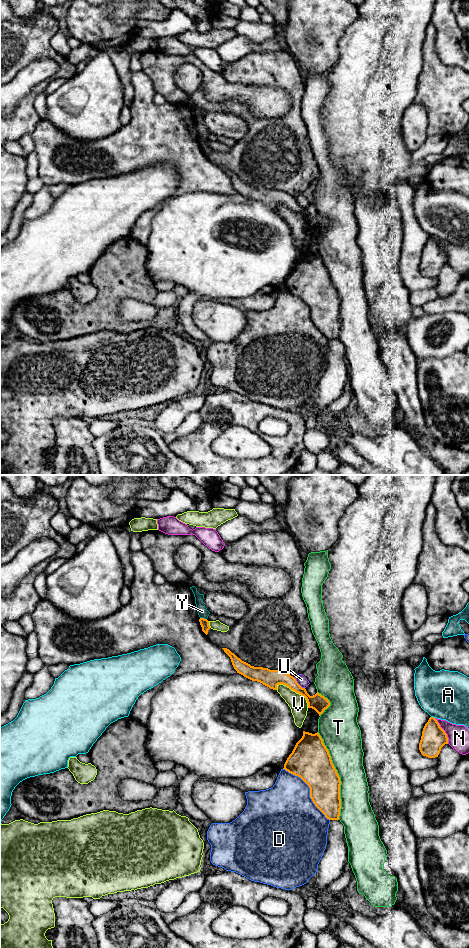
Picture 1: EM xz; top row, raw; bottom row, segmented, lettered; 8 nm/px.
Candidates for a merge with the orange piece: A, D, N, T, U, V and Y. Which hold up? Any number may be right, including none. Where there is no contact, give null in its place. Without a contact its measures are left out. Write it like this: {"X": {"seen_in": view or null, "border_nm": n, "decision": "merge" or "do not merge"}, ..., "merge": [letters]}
{"A": {"seen_in": "xz", "border_nm": 40, "decision": "do not merge"}, "D": {"seen_in": "xz", "border_nm": 550, "decision": "do not merge"}, "N": {"seen_in": "xz", "border_nm": 240, "decision": "do not merge"}, "T": {"seen_in": "xz", "border_nm": 750, "decision": "do not merge"}, "U": {"seen_in": "xz", "border_nm": 130, "decision": "do not merge"}, "V": {"seen_in": "xz", "border_nm": 320, "decision": "do not merge"}, "Y": {"seen_in": "xz", "border_nm": 60, "decision": "do not merge"}, "merge": []}

